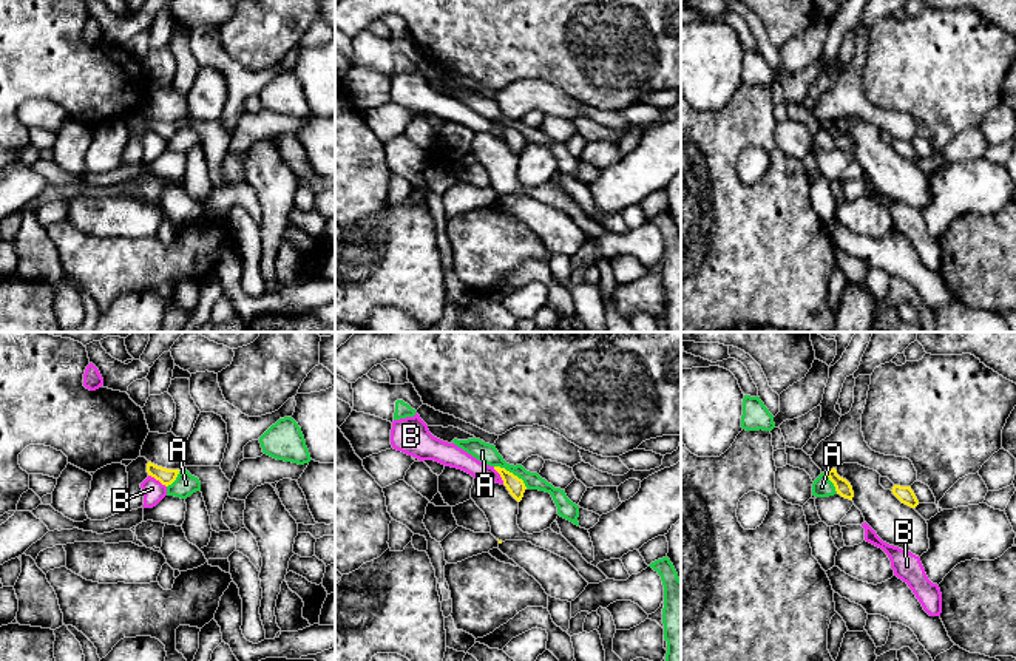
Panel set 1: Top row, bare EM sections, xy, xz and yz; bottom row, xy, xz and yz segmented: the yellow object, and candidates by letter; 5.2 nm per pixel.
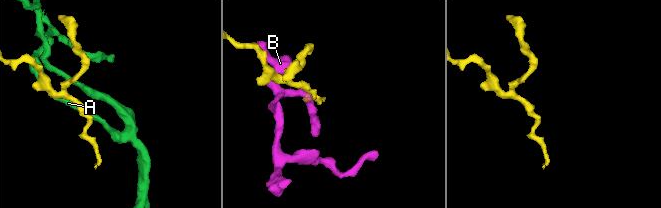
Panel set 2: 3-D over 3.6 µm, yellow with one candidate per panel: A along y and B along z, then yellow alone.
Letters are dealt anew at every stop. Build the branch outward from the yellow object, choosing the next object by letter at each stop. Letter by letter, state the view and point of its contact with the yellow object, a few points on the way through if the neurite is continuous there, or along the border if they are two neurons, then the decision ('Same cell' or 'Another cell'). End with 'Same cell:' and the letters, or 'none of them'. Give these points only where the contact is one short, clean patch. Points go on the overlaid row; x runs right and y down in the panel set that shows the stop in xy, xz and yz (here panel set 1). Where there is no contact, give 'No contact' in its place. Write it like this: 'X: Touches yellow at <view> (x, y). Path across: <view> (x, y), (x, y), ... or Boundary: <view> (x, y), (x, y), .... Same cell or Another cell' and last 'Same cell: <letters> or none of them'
A: Touches yellow at xz (511, 473). Another cell
B: Touches yellow at xy (158, 479). Same cell
Same cell: B

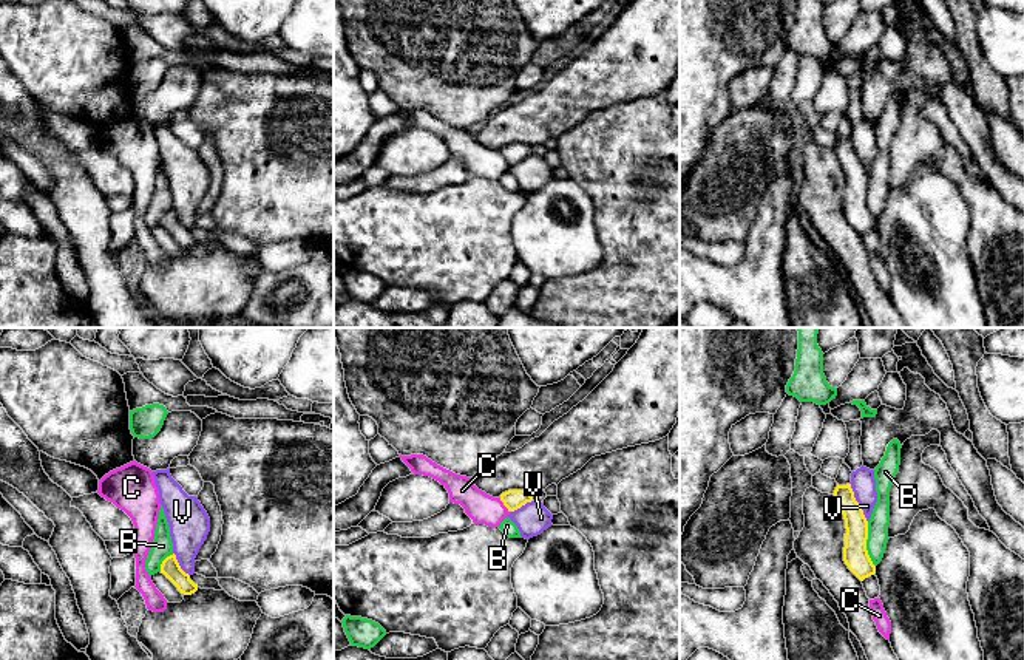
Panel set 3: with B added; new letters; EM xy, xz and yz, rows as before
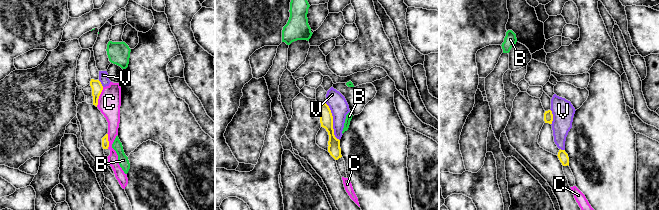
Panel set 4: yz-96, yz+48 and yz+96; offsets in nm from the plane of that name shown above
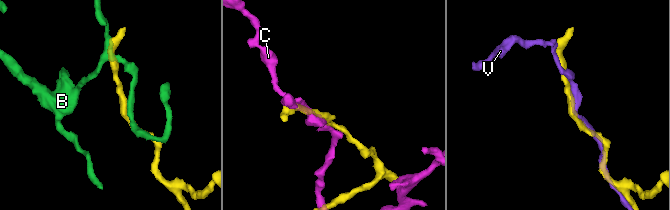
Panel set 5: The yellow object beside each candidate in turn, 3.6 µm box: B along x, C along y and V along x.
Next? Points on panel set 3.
B: Touches yellow at yz (865, 544). Boundary: yz (867, 521), (867, 554), (874, 566). Another cell
C: Touches yellow at xz (504, 504). Another cell
V: Touches yellow at yz (857, 503). Same cell
Same cell: V

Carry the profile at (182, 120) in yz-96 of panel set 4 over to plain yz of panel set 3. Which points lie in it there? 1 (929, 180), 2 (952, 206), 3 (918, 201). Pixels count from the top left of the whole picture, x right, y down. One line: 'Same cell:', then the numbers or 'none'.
Same cell: none

